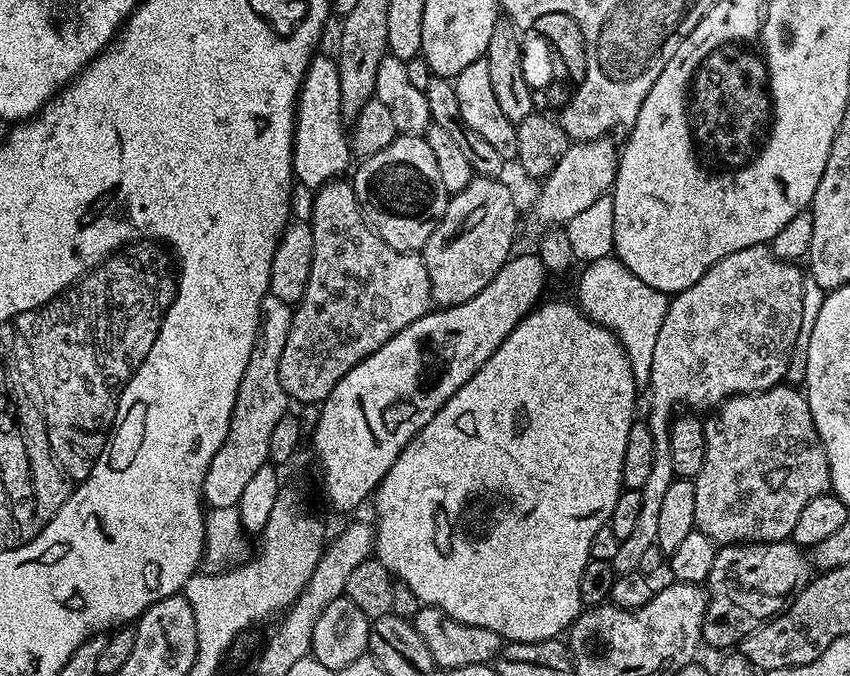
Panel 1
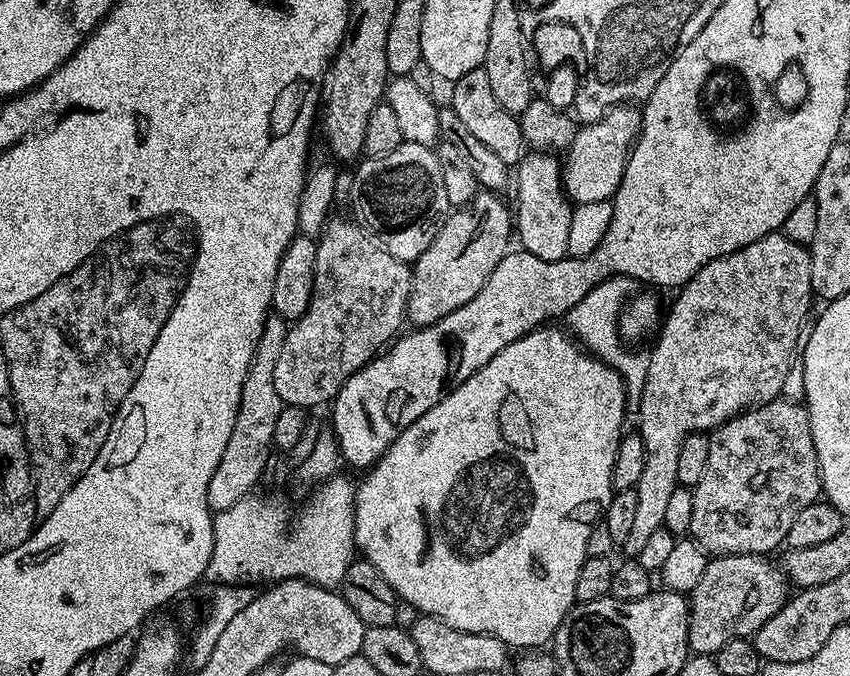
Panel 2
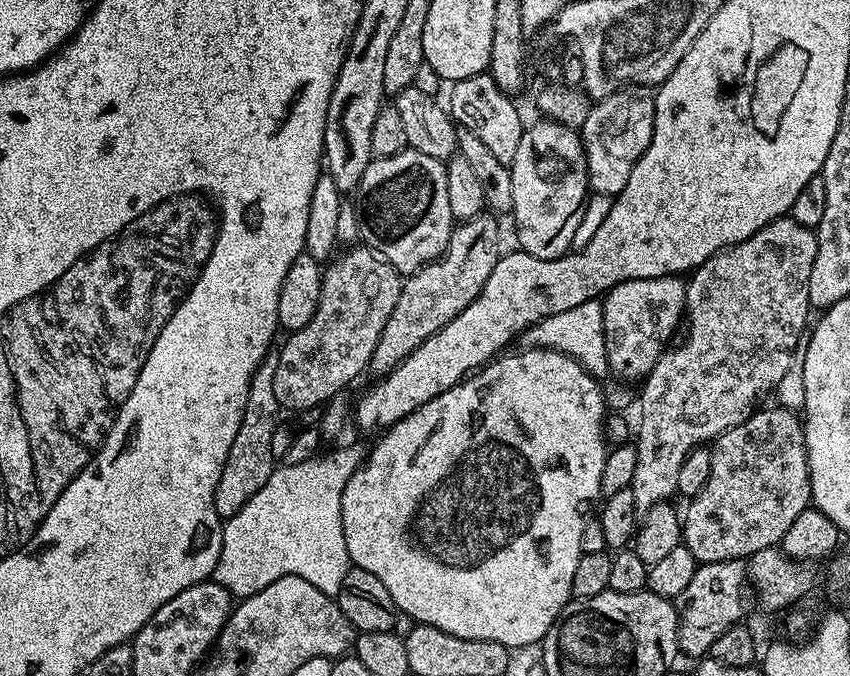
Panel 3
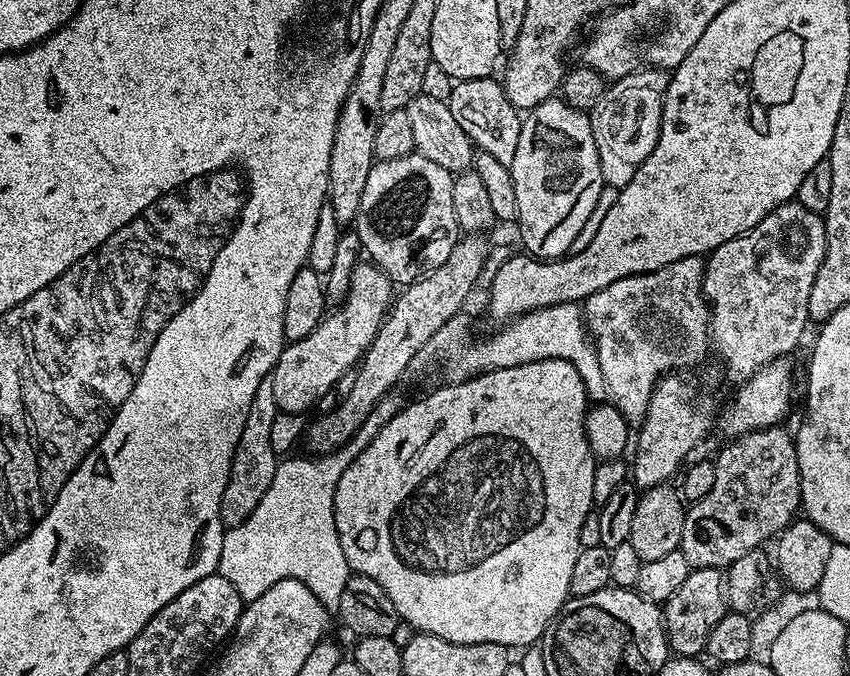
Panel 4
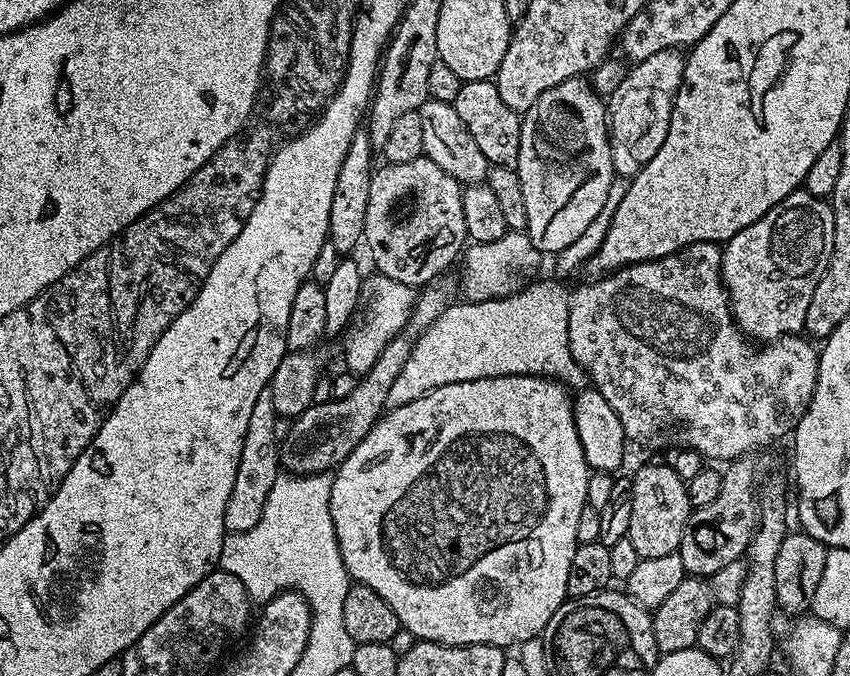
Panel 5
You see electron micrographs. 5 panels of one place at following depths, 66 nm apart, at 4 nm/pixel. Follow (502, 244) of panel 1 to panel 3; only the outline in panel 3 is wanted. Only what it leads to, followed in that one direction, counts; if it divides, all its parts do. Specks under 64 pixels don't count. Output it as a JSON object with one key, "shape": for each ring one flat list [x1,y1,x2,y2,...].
{"shape":[[481,214,457,223,444,253,437,260,424,265,417,272,411,273,401,283,398,306,394,306,394,314,390,314,390,322,386,322,386,330,382,330,382,338,378,338,378,346,374,346,374,354,367,367,369,373,377,372,375,375,383,378,393,372,412,351,418,346,422,346,422,342,426,342,426,338,440,332,442,326,446,326,446,322,450,322,458,314,462,314,462,310,466,310,466,306,470,306,470,302,474,302,474,298,478,298,486,278,490,278,490,270,494,270,494,266,502,255,500,224,496,220,499,219,495,215]]}

